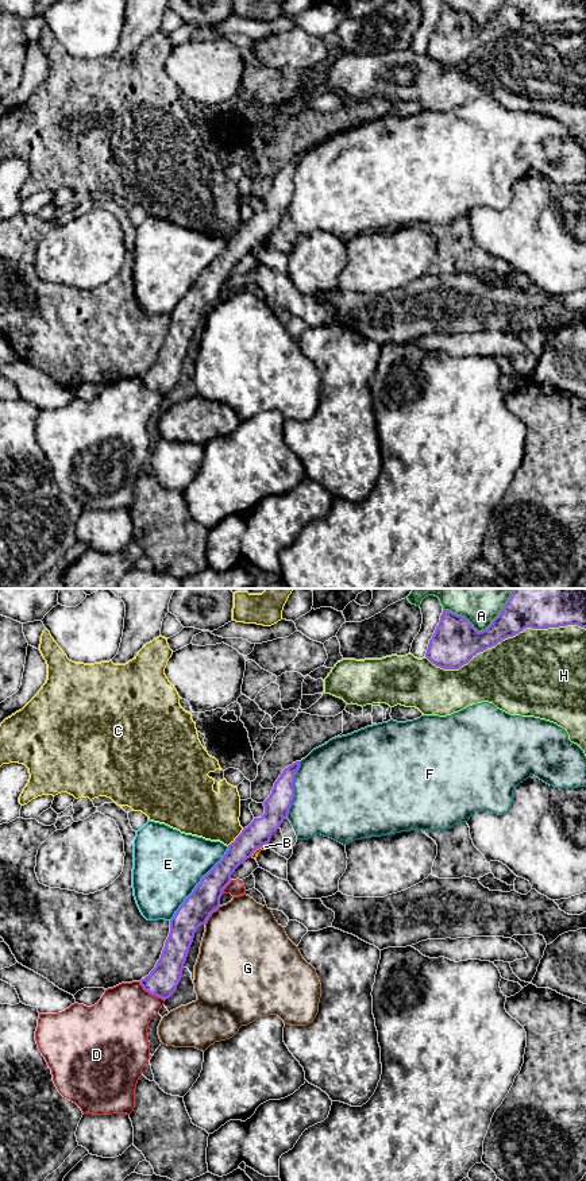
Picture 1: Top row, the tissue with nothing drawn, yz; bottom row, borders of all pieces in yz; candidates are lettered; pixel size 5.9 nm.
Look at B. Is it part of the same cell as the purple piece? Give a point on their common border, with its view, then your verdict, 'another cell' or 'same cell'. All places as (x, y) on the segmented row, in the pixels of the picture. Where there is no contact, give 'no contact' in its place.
contact yz (258, 848); another cell

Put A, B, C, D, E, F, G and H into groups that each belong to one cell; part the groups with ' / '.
A / B C / D / E / F / G / H

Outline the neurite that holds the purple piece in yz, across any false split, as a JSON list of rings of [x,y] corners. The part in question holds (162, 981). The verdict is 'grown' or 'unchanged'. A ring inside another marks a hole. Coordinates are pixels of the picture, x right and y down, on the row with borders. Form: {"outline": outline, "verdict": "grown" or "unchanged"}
{"outline": [[[300,761],[282,771],[269,798],[263,802],[265,814],[242,830],[223,858],[201,879],[193,892],[170,919],[170,933],[161,958],[149,976],[139,983],[144,991],[163,1000],[177,989],[182,977],[184,964],[194,933],[205,925],[213,911],[220,907],[223,889],[231,883],[235,869],[252,853],[270,842],[273,833],[288,818],[294,798],[294,776]]], "verdict": "unchanged"}

